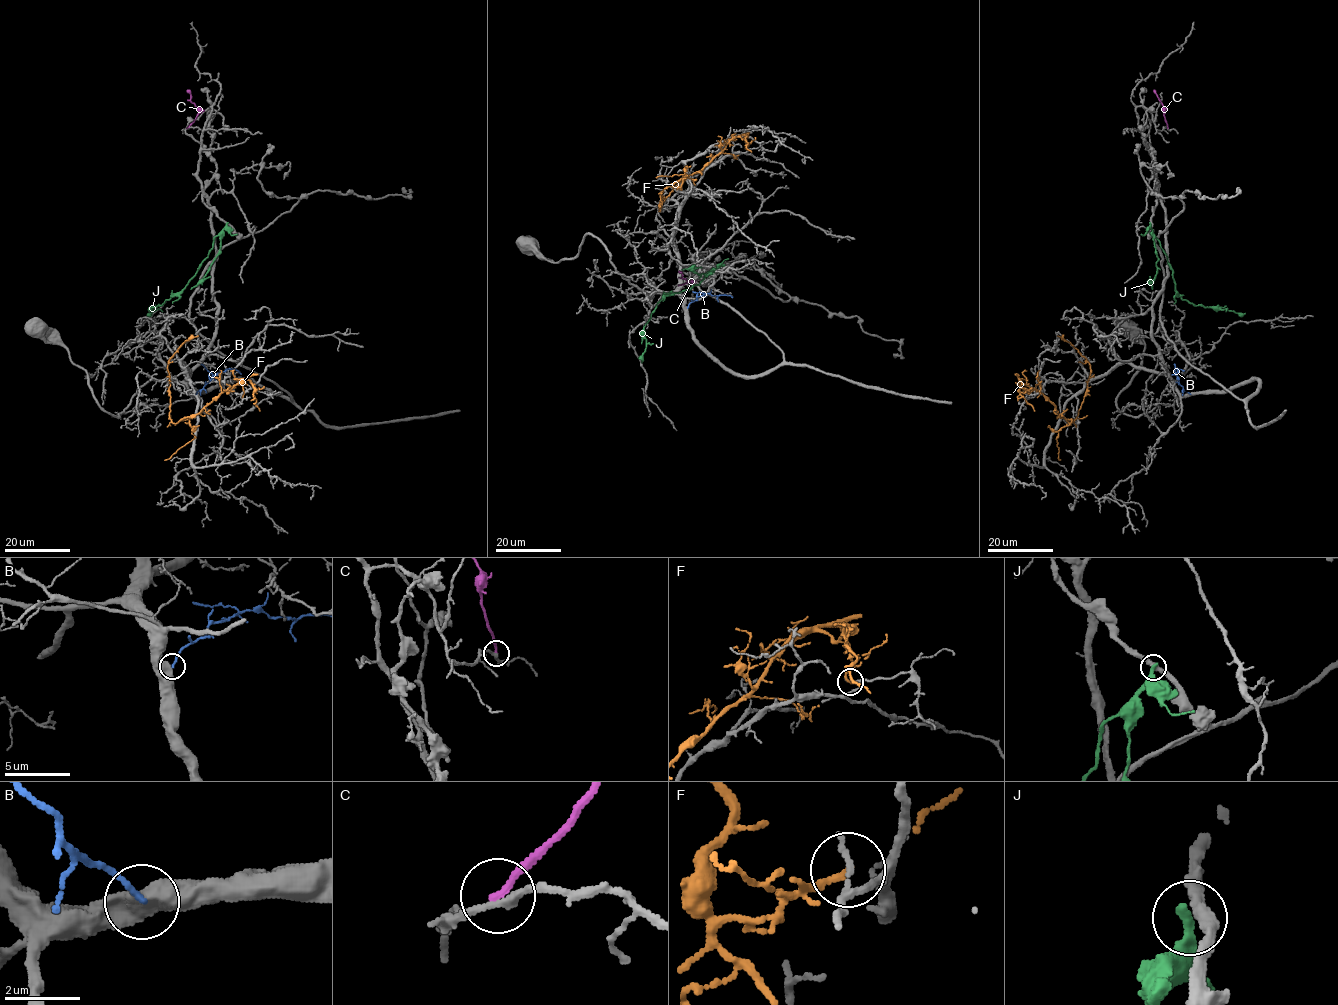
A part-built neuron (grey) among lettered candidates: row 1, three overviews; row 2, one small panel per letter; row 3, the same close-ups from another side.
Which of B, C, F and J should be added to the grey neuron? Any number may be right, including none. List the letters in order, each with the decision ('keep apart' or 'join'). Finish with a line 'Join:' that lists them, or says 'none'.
B: keep apart
C: keep apart
F: keep apart
J: keep apart
Join: none

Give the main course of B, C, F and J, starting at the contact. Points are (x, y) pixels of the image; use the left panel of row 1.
B: (196, 394), (214, 375), (227, 368), (236, 369), (241, 374)
C: (187, 128), (199, 109), (187, 90)
F: (254, 388), (254, 392), (249, 380), (242, 380), (199, 413), (172, 422), (168, 361), (184, 342), (198, 336)
J: (227, 223), (214, 237), (208, 256), (196, 273), (182, 289), (160, 305), (152, 307), (155, 309), (150, 313)

